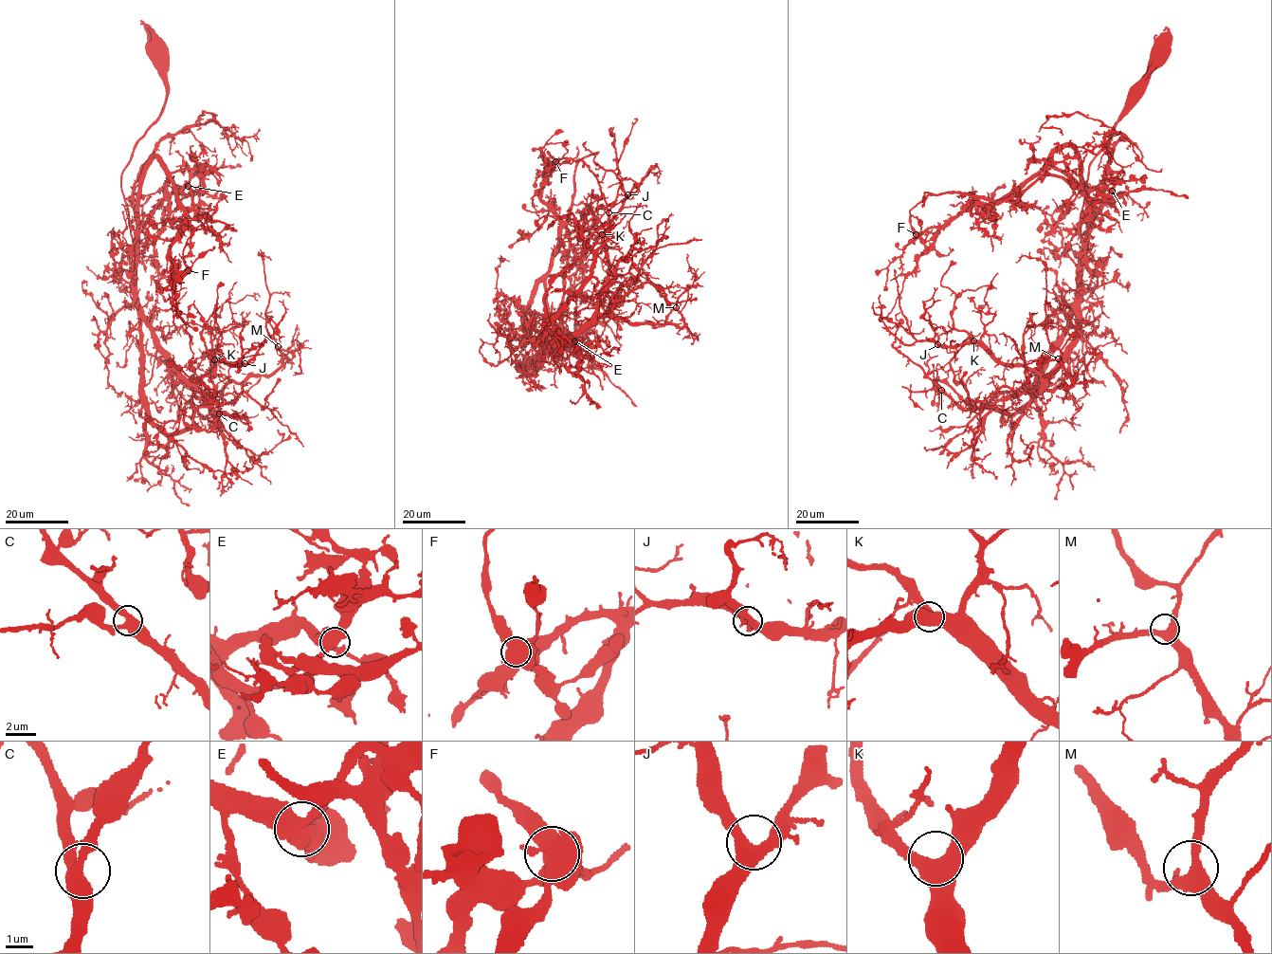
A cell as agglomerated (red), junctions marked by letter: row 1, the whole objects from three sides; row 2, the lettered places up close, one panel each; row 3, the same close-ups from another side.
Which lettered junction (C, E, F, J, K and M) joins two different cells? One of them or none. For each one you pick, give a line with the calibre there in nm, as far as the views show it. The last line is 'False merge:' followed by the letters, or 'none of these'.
F: 650 nm thick
False merge: F

